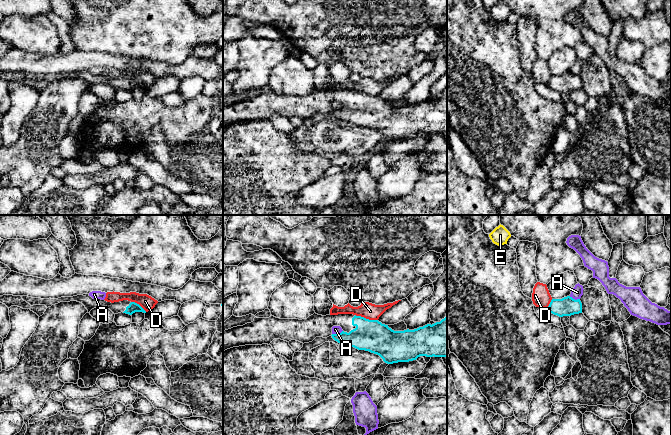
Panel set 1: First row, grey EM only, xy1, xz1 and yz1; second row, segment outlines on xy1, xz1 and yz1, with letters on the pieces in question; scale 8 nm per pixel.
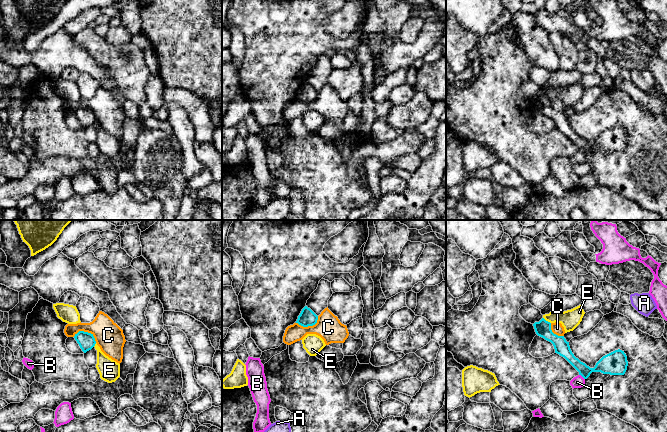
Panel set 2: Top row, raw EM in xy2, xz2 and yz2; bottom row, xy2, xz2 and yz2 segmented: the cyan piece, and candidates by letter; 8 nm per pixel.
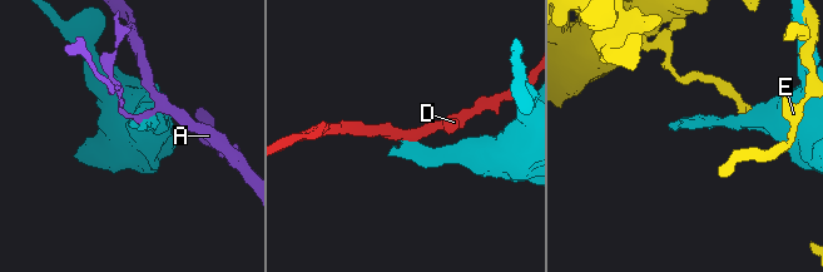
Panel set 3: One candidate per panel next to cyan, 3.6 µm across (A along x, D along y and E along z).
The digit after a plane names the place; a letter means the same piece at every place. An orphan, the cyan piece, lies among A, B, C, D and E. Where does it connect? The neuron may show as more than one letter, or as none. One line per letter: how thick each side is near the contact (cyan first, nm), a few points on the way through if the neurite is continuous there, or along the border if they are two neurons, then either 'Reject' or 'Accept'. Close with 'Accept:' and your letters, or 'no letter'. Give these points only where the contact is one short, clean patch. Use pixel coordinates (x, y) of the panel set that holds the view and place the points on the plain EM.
A: Thickness 240 nm (cyan) against 60 nm. Boundary: xz1 (342, 106), (339, 109), (332, 110). Reject
B: Thickness 160 nm (cyan) against 100 nm. Boundary: yz2 (579, 150), (584, 155). Reject
C: Thickness 140 nm (cyan) against 220 nm. Boundary: xy2 (73, 112), (79, 107), (87, 107), (96, 118). Reject
D: Thickness 260 nm (cyan) against 130 nm. Boundary: xz1 (355, 90), (377, 96). Reject
E: Thickness 130 nm (cyan) against 160 nm. Boundary: yz2 (543, 93), (550, 99). Reject
Accept: no letter

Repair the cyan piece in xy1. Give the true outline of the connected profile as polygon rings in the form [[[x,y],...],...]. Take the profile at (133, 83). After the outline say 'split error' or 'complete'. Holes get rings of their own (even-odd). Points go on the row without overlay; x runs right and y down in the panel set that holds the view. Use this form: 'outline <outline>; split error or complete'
outline [[[89,70],[77,71],[73,73],[61,73],[58,75],[41,75],[41,74],[32,74],[28,72],[21,72],[24,77],[29,79],[31,82],[33,81],[45,81],[47,84],[52,81],[58,80],[60,78],[70,78],[77,77],[82,79],[85,84],[88,86],[88,89],[94,84],[104,84],[110,85],[114,90],[118,89],[126,89],[132,91],[135,88],[143,88],[146,87],[137,79],[131,78],[128,76],[123,76],[119,78],[107,78],[101,75],[93,75]]]; split error

